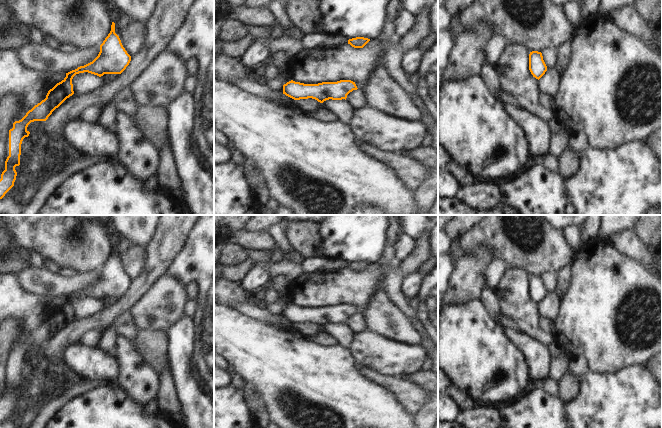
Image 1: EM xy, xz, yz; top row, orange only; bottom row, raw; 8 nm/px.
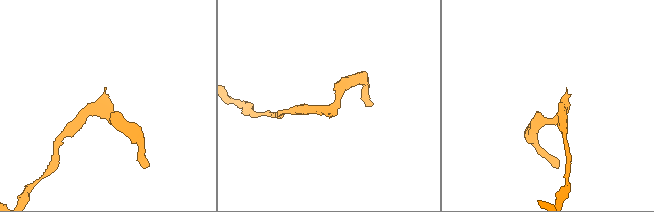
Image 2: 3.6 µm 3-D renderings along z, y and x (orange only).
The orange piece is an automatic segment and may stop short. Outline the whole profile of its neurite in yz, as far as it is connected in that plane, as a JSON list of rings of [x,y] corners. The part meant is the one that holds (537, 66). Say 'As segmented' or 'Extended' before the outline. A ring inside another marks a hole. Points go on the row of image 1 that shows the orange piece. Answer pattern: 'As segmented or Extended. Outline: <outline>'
As segmented. Outline: [[[532,51],[529,54],[529,70],[533,77],[540,79],[547,71],[547,66],[543,60],[541,52]]]

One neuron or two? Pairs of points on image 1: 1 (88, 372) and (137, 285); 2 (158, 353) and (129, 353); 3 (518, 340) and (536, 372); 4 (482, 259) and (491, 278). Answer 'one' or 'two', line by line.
1: two
2: two
3: one
4: two

